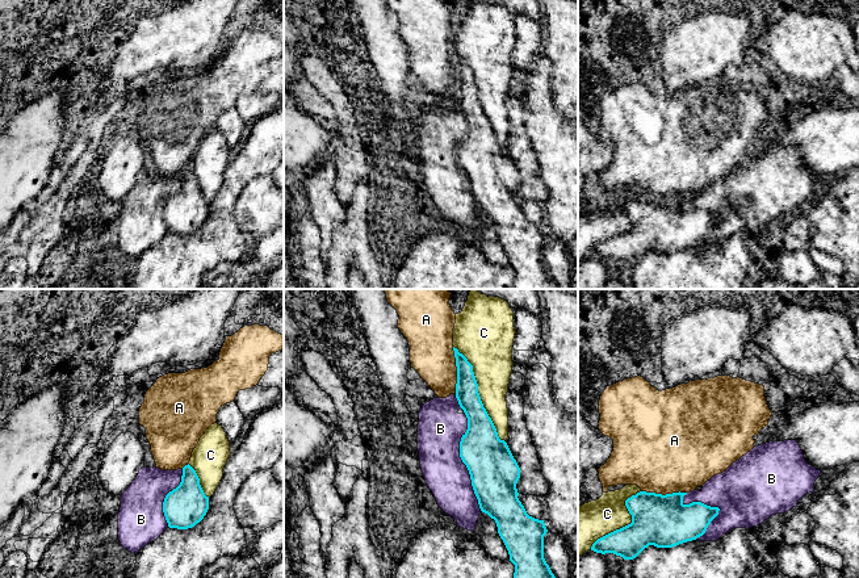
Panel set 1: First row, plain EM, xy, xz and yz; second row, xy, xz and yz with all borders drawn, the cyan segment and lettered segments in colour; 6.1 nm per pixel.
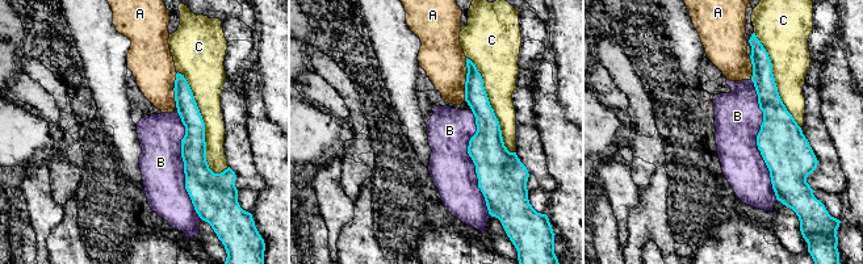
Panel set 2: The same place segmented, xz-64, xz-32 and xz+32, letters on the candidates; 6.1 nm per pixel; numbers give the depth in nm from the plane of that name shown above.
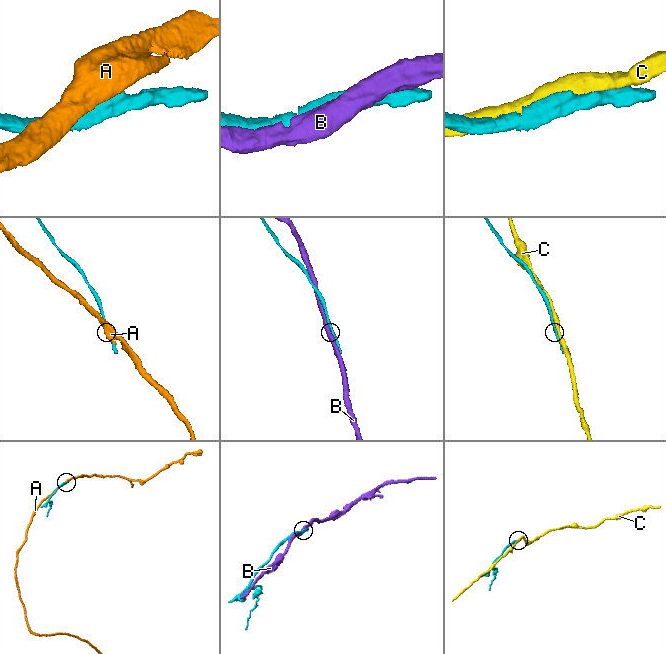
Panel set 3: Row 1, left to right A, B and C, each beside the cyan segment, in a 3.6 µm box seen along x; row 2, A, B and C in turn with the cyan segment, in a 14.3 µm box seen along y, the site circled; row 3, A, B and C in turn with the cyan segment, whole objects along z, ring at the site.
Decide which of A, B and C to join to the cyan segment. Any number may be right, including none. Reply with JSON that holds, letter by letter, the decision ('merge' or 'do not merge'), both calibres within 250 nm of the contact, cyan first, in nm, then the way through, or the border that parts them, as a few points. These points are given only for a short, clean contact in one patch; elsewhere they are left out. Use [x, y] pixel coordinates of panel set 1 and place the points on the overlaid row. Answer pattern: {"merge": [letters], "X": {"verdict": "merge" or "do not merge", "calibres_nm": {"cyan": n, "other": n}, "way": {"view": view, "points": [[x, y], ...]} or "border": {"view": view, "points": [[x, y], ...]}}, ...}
{"merge": [], "A": {"verdict": "do not merge", "calibres_nm": {"cyan": 140, "other": 280}}, "B": {"verdict": "do not merge", "calibres_nm": {"cyan": 300, "other": 280}}, "C": {"verdict": "do not merge", "calibres_nm": {"cyan": 200, "other": 260}}}

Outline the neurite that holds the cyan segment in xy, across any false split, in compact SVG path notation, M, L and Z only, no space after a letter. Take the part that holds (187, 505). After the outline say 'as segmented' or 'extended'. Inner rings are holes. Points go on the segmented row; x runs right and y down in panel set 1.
M188 464L183 468L180 485L169 491L163 502L163 512L169 528L188 529L200 523L209 510L196 470Z | as segmented

